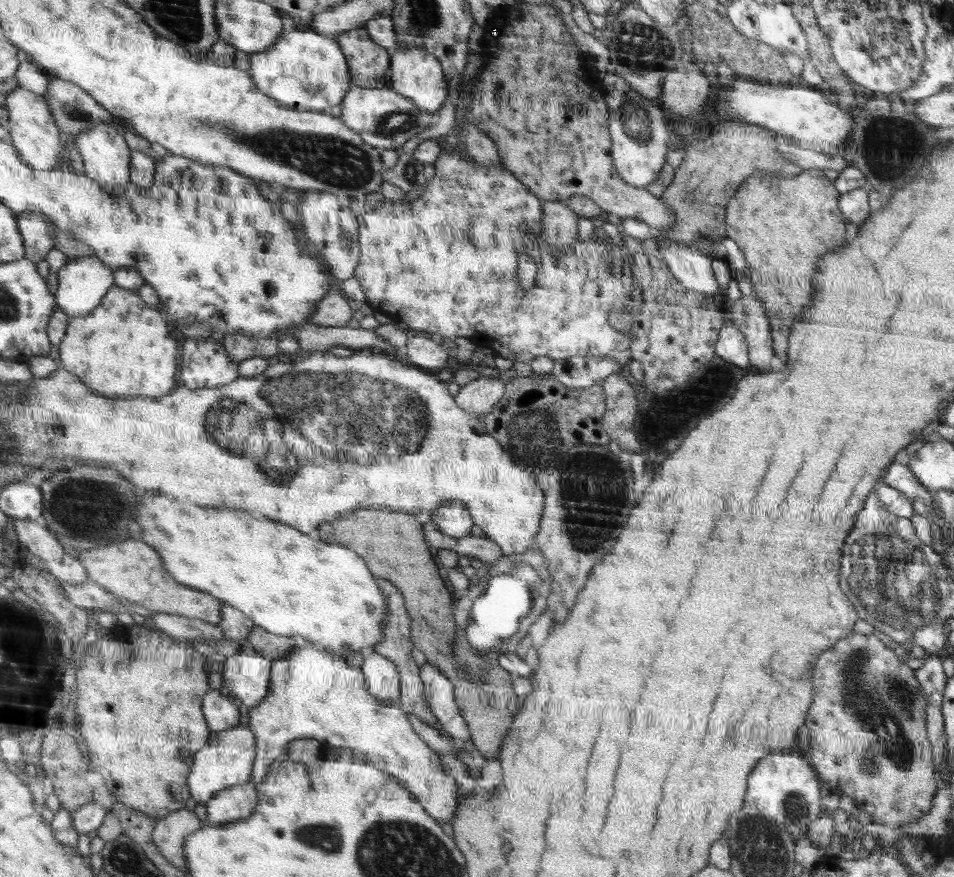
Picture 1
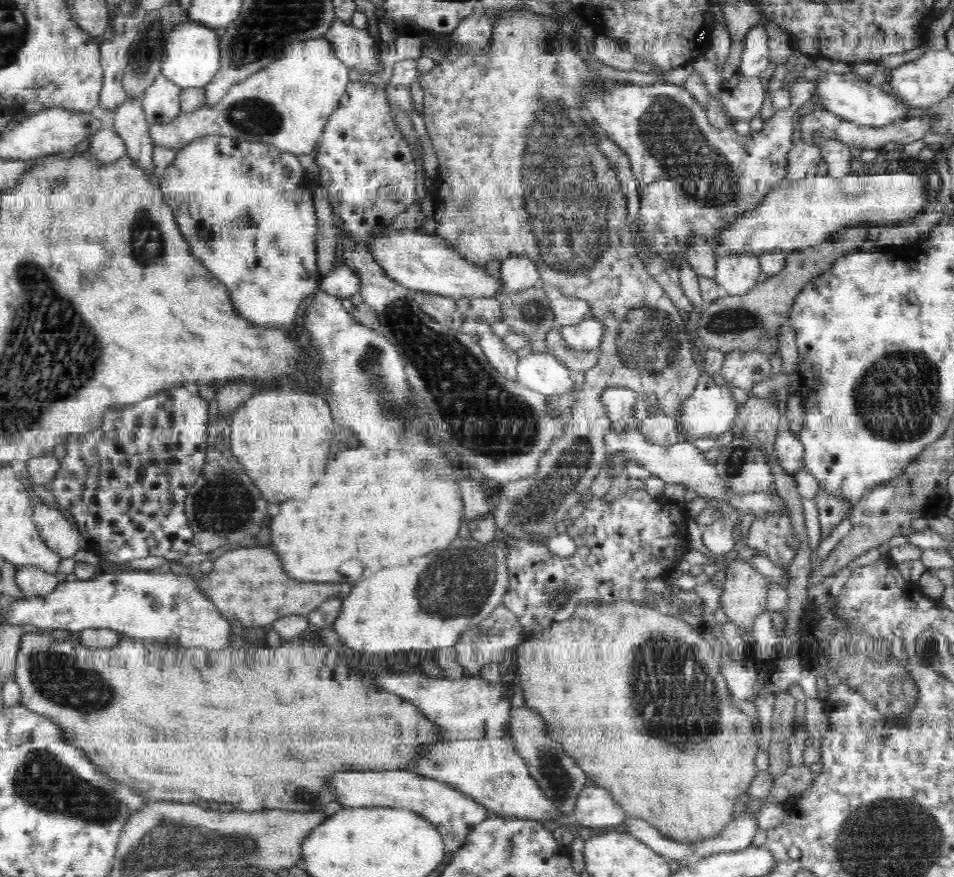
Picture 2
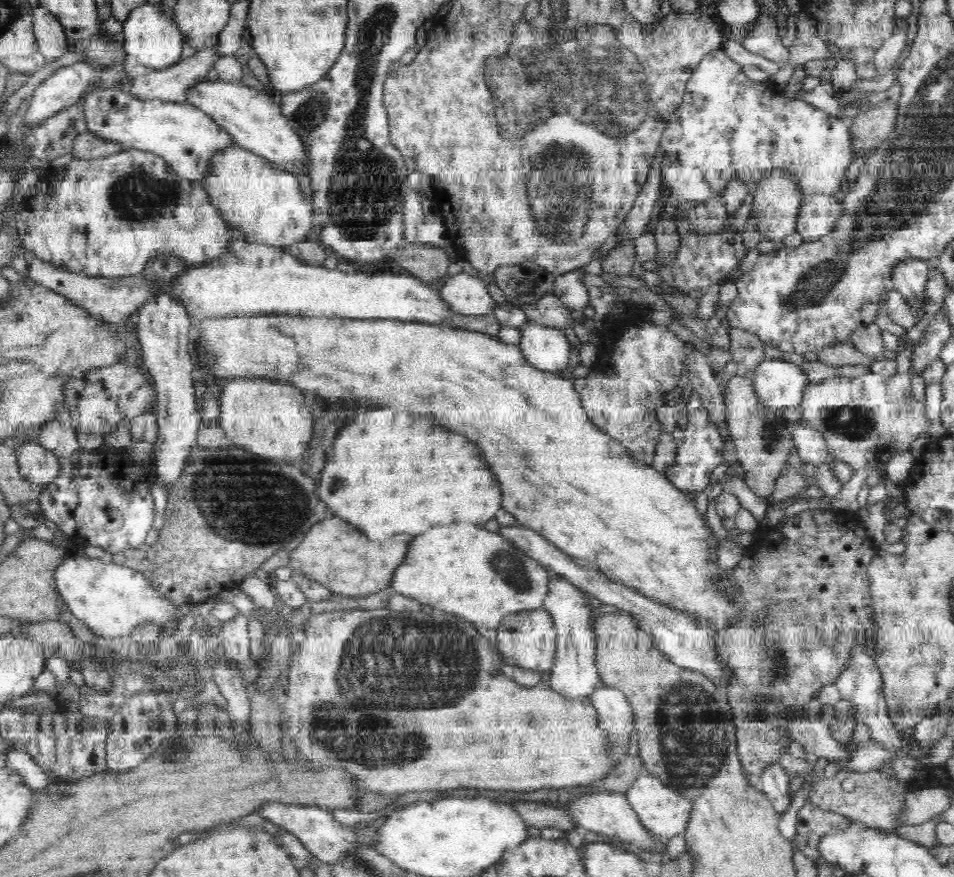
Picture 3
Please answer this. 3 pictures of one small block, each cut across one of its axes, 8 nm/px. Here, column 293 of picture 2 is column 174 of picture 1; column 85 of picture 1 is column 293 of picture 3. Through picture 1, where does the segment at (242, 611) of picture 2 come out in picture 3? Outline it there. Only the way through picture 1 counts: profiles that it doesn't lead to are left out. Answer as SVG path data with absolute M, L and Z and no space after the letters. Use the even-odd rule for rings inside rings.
M330 516L316 524L290 556L290 567L306 571L330 591L348 596L371 595L389 589L396 571L407 560L414 534L396 534L390 540L368 538L368 532L350 520Z

